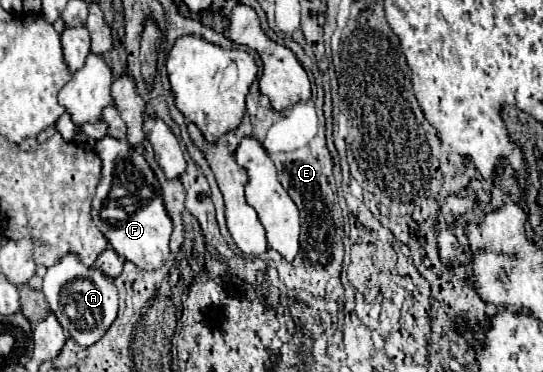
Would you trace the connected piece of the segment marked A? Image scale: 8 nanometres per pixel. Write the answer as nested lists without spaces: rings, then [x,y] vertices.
[[[65,255],[59,263],[47,269],[41,287],[49,311],[57,317],[59,325],[65,329],[65,337],[73,337],[79,347],[95,345],[117,317],[117,289],[113,279],[103,277],[97,269],[87,269],[79,257]]]

